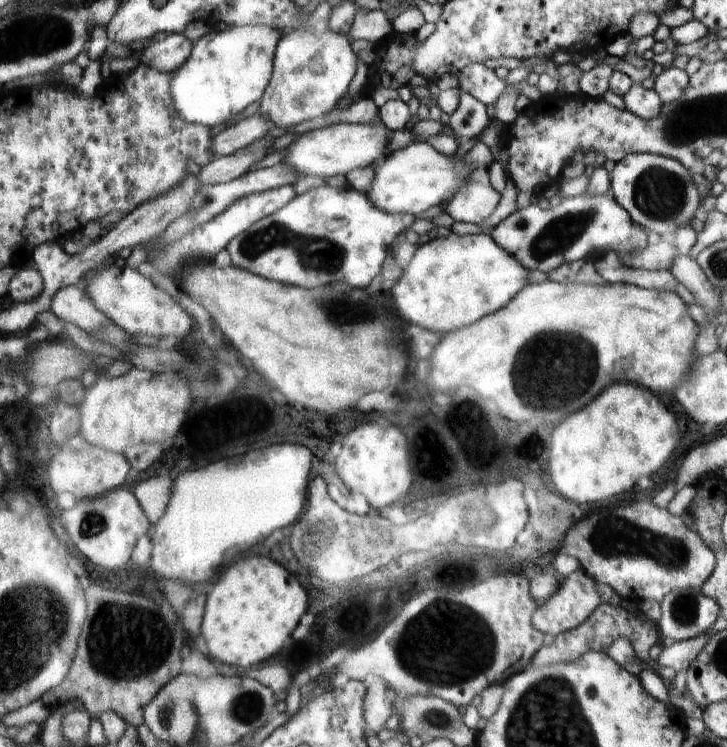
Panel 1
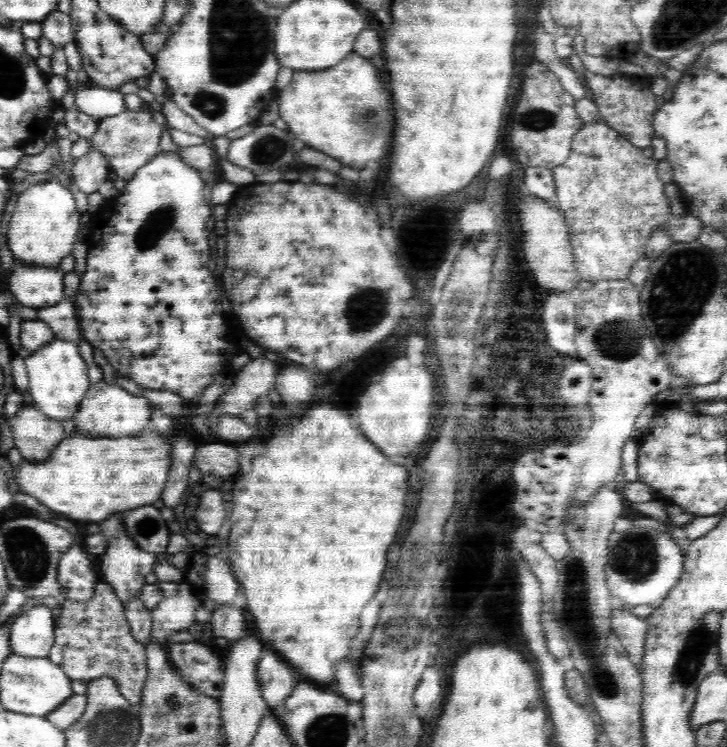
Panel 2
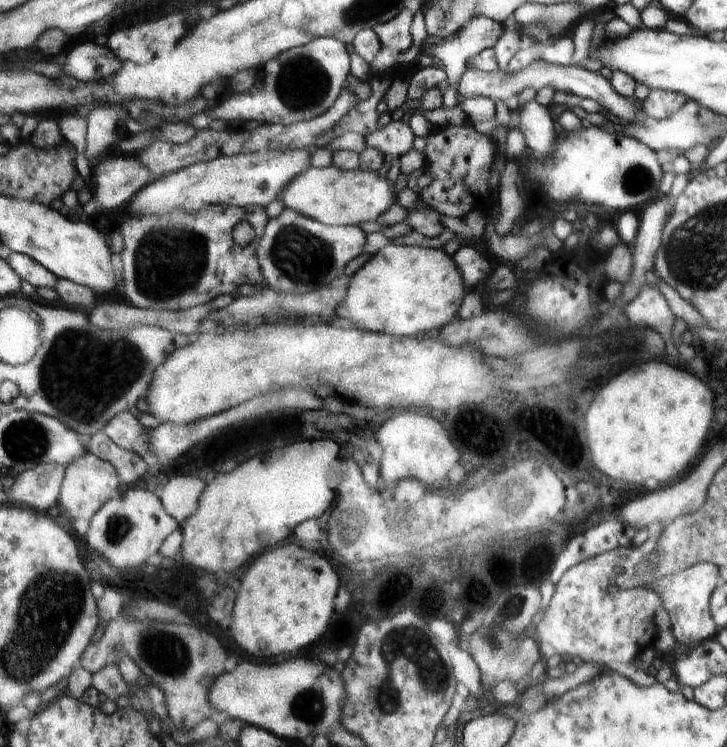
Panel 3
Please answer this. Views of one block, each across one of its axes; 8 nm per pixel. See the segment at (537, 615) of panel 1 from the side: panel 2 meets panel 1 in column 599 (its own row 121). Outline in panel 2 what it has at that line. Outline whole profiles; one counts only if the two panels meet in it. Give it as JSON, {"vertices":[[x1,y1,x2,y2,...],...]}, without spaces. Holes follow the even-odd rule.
{"vertices":[[601,118,592,124,585,124,576,132,572,139,571,154,564,164,554,167,552,172,556,185,553,204,562,211,570,229,574,264,581,279,592,283,606,279,626,280,630,268,645,256,648,238,656,228,664,229,676,242,698,240,703,227,700,220,692,217,677,218,668,212,670,201,664,194,666,182,659,176,658,160,646,157,641,148,608,127]]}

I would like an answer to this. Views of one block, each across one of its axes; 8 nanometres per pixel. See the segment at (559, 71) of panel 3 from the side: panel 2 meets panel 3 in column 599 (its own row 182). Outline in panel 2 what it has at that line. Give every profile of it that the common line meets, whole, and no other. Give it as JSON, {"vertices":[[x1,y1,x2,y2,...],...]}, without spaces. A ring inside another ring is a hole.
{"vertices":[[95,149,74,161,72,184,75,188,89,194,98,191,105,180,108,180,110,168,108,161]]}

